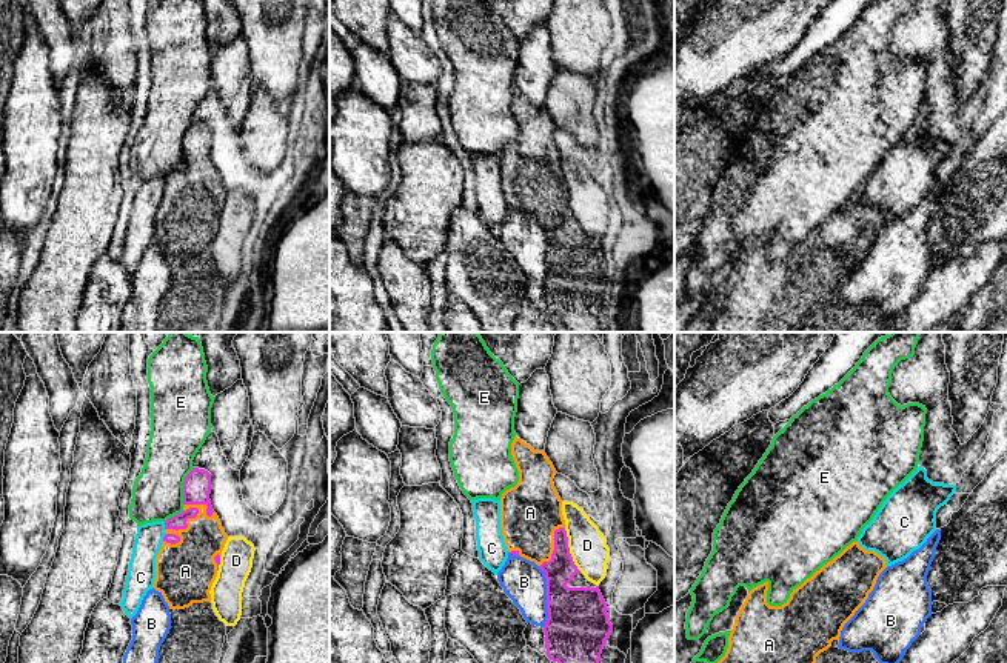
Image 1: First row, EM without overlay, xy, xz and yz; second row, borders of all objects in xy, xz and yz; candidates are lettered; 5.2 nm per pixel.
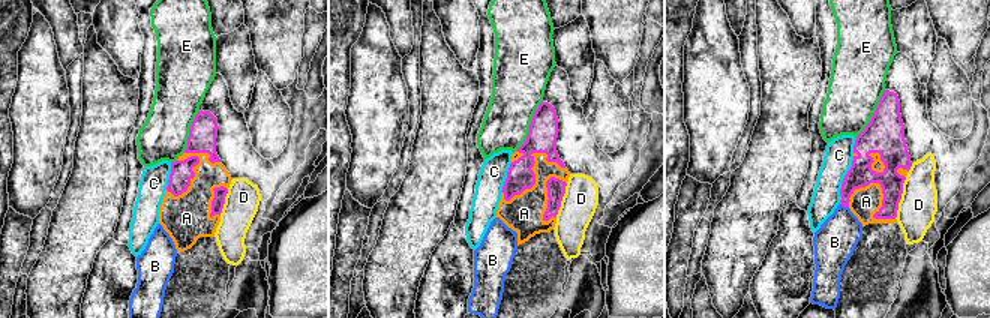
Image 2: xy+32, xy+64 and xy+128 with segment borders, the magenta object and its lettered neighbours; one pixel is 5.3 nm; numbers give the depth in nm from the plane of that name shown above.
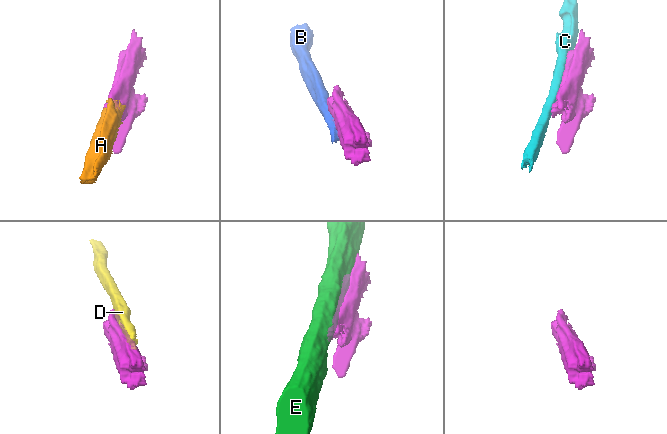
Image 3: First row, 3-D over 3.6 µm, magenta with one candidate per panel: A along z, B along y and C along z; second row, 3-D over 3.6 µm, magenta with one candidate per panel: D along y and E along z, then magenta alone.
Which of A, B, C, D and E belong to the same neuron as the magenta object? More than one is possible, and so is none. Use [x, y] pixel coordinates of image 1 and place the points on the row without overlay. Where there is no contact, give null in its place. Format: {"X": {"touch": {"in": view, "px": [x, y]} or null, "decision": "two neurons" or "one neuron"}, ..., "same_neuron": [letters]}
{"A": {"touch": {"in": "xy", "px": [188, 173]}, "decision": "one neuron"}, "B": {"touch": {"in": "xz", "px": [547, 253]}, "decision": "two neurons"}, "C": {"touch": {"in": "xy", "px": [165, 180]}, "decision": "two neurons"}, "D": {"touch": {"in": "xz", "px": [568, 205]}, "decision": "two neurons"}, "E": {"touch": {"in": "xy", "px": [184, 142]}, "decision": "two neurons"}, "same_neuron": ["A"]}

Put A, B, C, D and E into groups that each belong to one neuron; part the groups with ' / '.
A / B / C / D / E

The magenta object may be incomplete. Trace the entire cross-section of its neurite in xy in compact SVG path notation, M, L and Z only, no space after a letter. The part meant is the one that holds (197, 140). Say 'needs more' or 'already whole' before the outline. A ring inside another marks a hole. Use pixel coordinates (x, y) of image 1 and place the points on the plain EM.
needs more | M192 123L183 138L183 168L165 177L165 192L156 212L154 245L159 246L169 265L185 265L192 258L211 257L211 242L217 232L220 211L228 195L217 169L212 166L211 155L211 129L205 125Z

